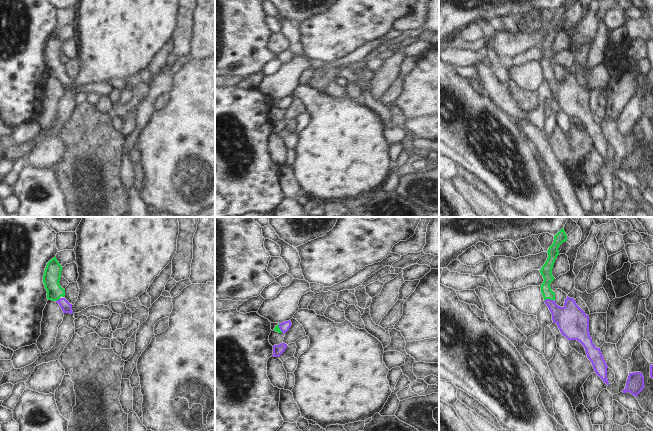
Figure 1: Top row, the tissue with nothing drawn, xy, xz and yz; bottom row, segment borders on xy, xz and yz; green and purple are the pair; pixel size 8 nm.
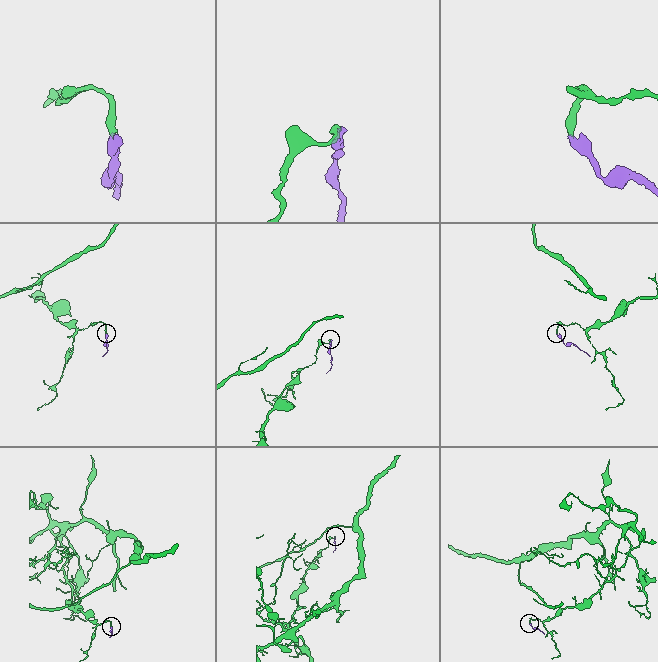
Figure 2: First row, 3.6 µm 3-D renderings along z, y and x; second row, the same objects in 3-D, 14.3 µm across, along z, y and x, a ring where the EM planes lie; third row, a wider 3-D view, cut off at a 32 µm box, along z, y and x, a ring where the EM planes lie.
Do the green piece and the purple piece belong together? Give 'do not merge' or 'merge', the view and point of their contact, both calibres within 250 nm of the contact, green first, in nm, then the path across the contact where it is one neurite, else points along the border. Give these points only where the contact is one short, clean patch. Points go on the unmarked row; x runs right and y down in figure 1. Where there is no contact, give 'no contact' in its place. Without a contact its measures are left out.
merge; meets green in yz at (548, 74); 100 nm thick on the green side, 240 nm on the other; runs through yz (546, 47), (546, 68), (548, 74), (564, 93), (571, 95)

